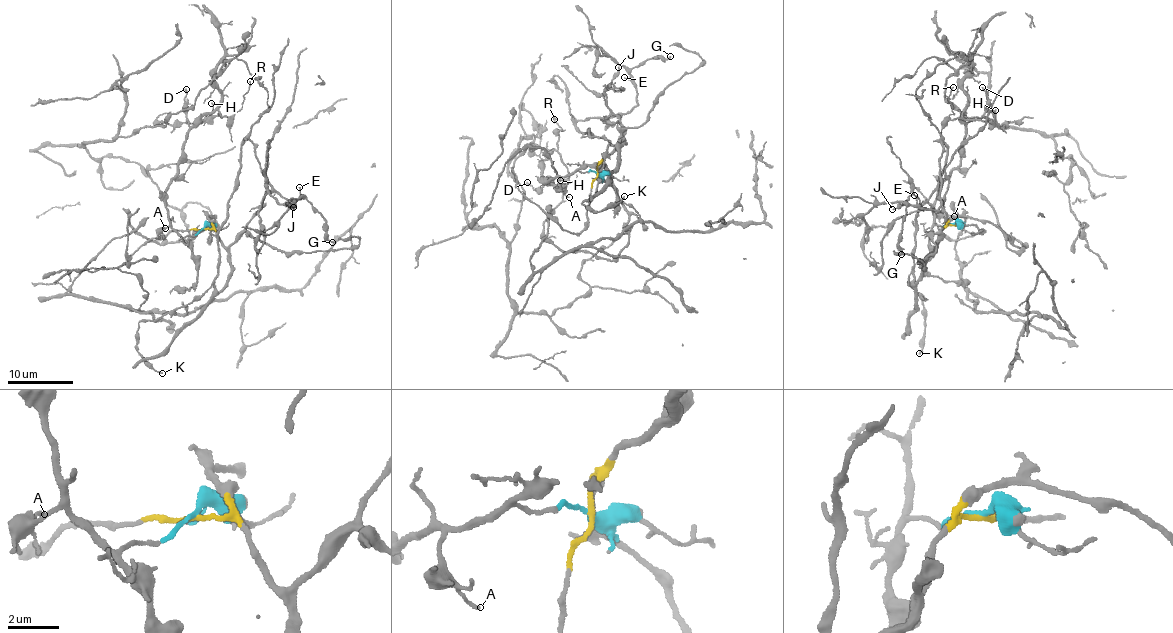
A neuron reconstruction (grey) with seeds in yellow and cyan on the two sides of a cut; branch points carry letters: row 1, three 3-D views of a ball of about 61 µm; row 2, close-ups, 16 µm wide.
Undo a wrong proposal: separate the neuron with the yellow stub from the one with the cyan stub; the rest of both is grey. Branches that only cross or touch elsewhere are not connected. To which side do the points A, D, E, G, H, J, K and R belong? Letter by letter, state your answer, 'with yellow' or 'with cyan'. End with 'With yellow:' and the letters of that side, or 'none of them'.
A: with cyan
D: with cyan
E: with yellow
G: with yellow
H: with cyan
J: with yellow
K: with yellow
R: with cyan
With yellow: E, G, J, K

